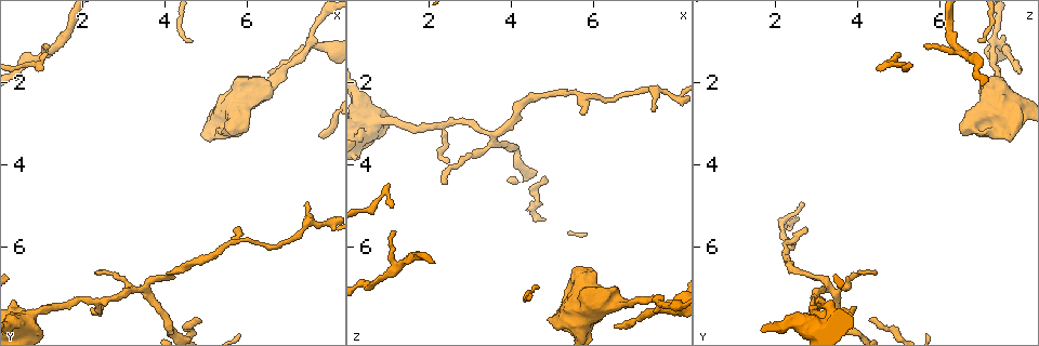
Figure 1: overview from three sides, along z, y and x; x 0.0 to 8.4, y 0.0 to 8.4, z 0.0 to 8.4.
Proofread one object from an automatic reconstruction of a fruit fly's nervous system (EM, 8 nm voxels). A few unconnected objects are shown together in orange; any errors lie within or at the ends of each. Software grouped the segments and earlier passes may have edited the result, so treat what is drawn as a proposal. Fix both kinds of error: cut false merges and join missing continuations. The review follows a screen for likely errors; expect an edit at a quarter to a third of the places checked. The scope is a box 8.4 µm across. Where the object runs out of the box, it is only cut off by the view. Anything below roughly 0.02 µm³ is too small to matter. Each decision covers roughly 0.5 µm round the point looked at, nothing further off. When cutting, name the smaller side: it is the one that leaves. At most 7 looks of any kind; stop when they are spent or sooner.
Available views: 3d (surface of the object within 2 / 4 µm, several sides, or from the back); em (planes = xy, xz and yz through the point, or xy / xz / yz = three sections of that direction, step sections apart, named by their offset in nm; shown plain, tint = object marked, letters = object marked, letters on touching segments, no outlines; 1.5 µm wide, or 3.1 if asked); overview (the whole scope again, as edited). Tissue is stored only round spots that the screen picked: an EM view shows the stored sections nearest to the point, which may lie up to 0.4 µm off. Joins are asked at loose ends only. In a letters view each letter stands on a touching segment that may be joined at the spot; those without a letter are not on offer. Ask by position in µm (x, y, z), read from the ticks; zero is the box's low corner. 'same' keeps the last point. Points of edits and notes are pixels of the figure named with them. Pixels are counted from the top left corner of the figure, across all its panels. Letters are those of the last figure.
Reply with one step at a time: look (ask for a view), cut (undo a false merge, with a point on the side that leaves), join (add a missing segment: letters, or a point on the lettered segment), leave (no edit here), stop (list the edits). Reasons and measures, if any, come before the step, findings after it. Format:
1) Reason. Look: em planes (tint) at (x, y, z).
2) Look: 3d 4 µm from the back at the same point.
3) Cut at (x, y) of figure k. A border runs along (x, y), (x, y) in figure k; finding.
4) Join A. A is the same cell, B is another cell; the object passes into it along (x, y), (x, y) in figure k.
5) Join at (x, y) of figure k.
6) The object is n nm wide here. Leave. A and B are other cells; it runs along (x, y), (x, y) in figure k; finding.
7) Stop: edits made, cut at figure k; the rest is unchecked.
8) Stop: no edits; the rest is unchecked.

Small branch off a trunk. Look: 3d 2 µm at (7.60, 1.05, 7.40).

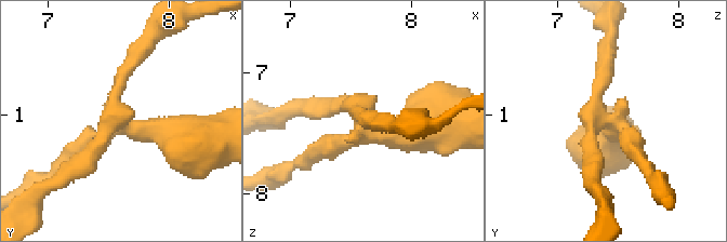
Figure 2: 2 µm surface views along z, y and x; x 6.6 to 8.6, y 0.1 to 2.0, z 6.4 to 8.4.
Look: em xz step 8 (tint) at (7.58, 1.06, 7.36).

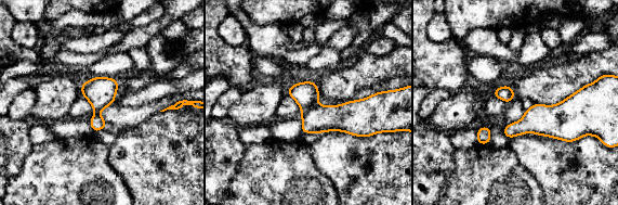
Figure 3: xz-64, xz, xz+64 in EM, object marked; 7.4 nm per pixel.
Cut it another way. Look: em planes (letters) at the same point.

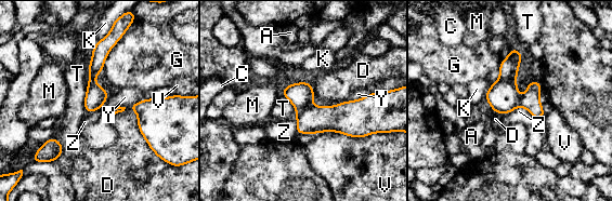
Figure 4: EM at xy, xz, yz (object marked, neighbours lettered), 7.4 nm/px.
The longest contact is with Y, 460 nm. Cut at (313, 119) of figure 4. A, C, D, G, K, M, T, V, Y and Z are other cells; a border runs along (310, 105), (297, 112) in figure 4; two neurons meet here.

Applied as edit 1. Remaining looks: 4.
Look: overview.

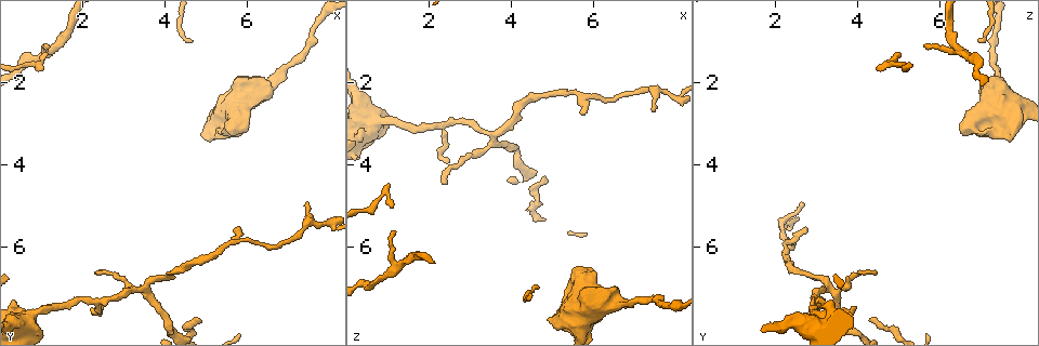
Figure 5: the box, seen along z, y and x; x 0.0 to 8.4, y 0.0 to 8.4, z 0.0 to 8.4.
Branch point. Look: em planes (plain) at (3.45, 7.00, 3.20).

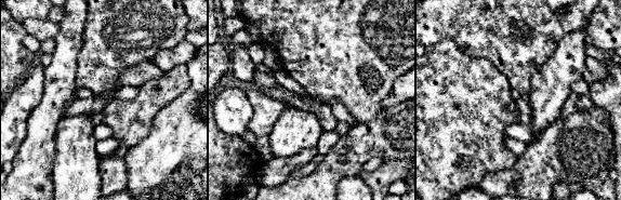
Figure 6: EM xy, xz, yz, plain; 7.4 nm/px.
Look: em planes (letters) at the same point.

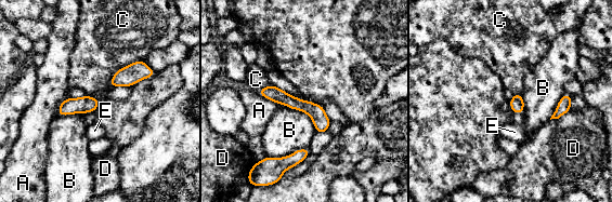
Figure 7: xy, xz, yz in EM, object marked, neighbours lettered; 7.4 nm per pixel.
Leave. A, B, C, D and E are other cells; a border runs along (143, 59), (119, 68), (107, 85) in figure 7; all the same neuron.

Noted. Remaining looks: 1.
Stop: edits made, cut at figure 4; the rest is unchecked.

